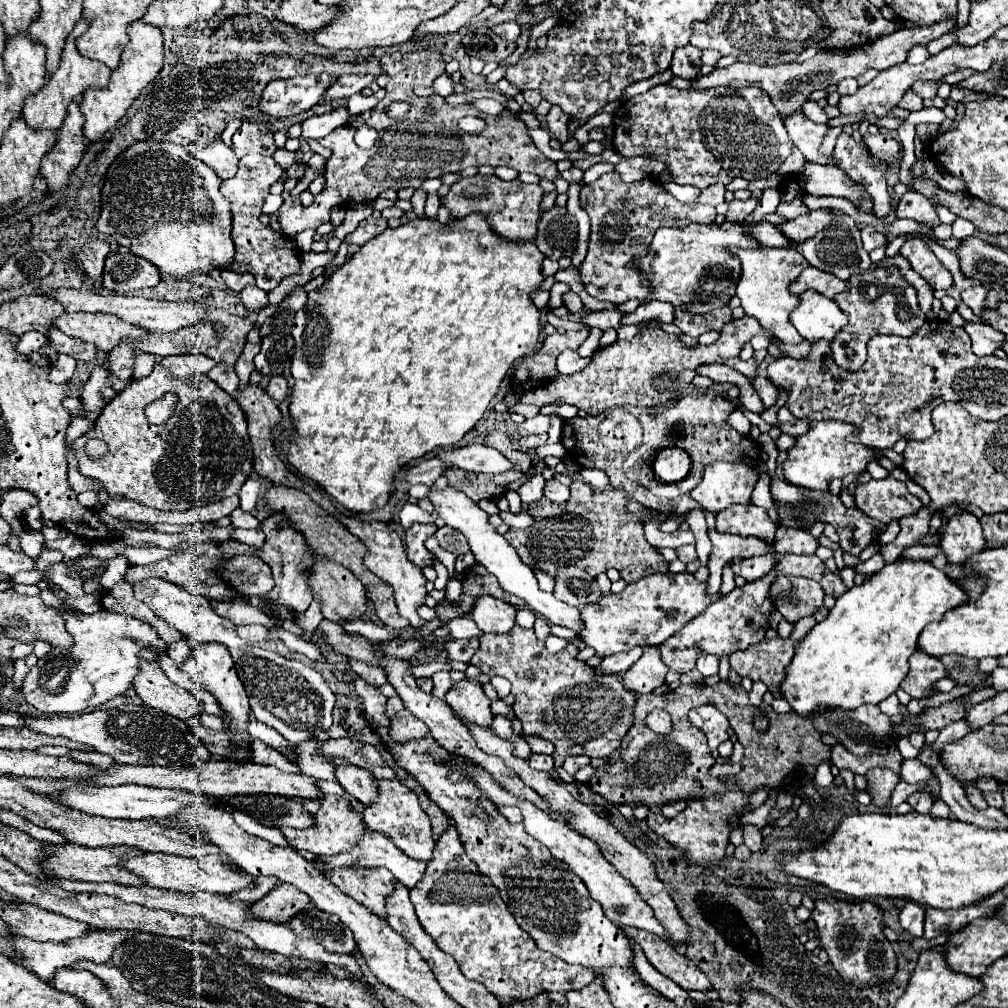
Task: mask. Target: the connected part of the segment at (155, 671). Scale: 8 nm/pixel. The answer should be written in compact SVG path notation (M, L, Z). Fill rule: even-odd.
M140 660L138 674L132 680L132 688L146 706L172 714L184 722L190 722L190 718L200 712L200 704L196 702L196 698L168 680L168 676L156 662L152 664L148 660Z

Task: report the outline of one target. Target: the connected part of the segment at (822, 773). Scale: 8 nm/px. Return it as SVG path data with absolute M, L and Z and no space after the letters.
M822 762L818 765L815 774L815 782L820 787L827 787L834 781L834 776L831 773L830 762Z

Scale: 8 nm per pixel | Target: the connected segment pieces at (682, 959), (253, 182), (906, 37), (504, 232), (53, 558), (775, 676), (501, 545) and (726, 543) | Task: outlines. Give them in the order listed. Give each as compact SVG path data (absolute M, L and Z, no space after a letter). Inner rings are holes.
M620 926L620 930L626 934L626 938L636 940L646 954L648 962L664 976L674 980L684 990L708 990L712 984L708 982L706 974L698 970L694 962L690 962L684 954L674 950L668 942L664 942L660 936L644 930L636 930L632 926Z
M246 154L240 158L238 172L232 180L224 180L220 186L220 192L228 202L232 204L232 240L236 244L236 262L234 262L234 272L248 272L256 278L258 288L264 292L276 288L282 278L298 274L300 272L300 252L296 248L296 242L290 238L290 242L284 242L286 236L282 232L272 230L270 226L260 222L262 214L262 204L266 196L270 194L270 186L278 182L284 174L284 170L276 164L272 156L262 156L262 154Z
M942 18L940 22L936 22L934 26L912 26L912 28L902 28L894 34L882 36L876 42L872 42L866 48L856 48L852 54L844 54L844 52L818 52L814 58L798 64L798 62L788 62L788 64L776 64L776 66L760 66L760 64L746 64L746 62L736 62L732 66L726 68L714 68L714 72L710 72L708 76L698 76L698 80L694 82L692 88L714 88L714 86L722 86L728 84L732 88L742 88L748 84L756 84L758 88L762 88L772 104L776 106L780 118L788 118L792 114L804 114L802 106L808 102L810 94L816 90L824 90L830 84L838 84L844 78L858 78L860 74L864 74L866 70L874 68L874 70L884 70L896 64L902 64L906 60L906 54L910 48L918 46L918 44L928 44L940 36L944 36L946 32L950 32L956 26L954 18Z
M476 176L476 178L462 178L456 184L450 186L450 192L446 196L442 196L442 204L450 210L450 216L454 220L462 220L468 214L482 214L492 232L496 232L500 238L508 240L508 242L534 242L536 240L536 232L538 232L538 206L542 202L542 188L538 184L524 184L520 180L512 180L512 182L504 182L496 176L484 178L484 176ZM468 184L476 184L476 186L484 186L490 194L484 198L476 198L476 200L468 200L462 196L462 190Z
M44 548L44 550L40 552L38 560L36 560L36 568L38 568L40 572L46 572L52 564L62 562L62 560L64 560L64 554L60 554L58 550L48 550L48 548Z
M806 616L796 622L794 632L788 640L762 640L748 650L736 650L730 654L730 666L740 676L750 680L762 680L768 688L778 688L784 680L784 666L788 666L788 652L794 652L794 642L806 636L816 624L814 616Z
M448 486L444 490L434 490L432 488L428 498L432 500L438 516L448 526L454 526L456 530L460 530L466 536L466 540L470 544L470 552L474 554L476 562L482 564L488 572L492 572L498 578L498 584L500 584L502 590L522 598L536 616L544 616L550 624L560 624L560 626L572 628L574 632L580 630L580 612L578 612L578 608L572 608L572 606L556 600L552 592L544 592L544 590L538 588L538 582L534 578L532 568L526 566L520 560L520 556L516 554L516 550L506 542L506 538L496 532L496 528L488 522L488 514L476 502L472 502L468 496L464 496L464 492L452 488L452 486Z
M708 530L708 536L712 540L712 552L710 552L710 560L708 560L708 594L716 594L720 590L720 582L722 582L722 568L726 562L734 560L736 556L756 556L756 554L766 554L768 552L768 544L764 544L764 540L756 540L754 536L748 538L740 538L740 536L732 536L732 534L720 534L716 530Z

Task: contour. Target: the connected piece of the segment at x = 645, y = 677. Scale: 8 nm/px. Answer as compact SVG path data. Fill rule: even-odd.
M644 648L642 658L622 674L624 688L642 696L654 692L658 686L664 684L668 668L664 668L664 662L660 660L658 648Z

